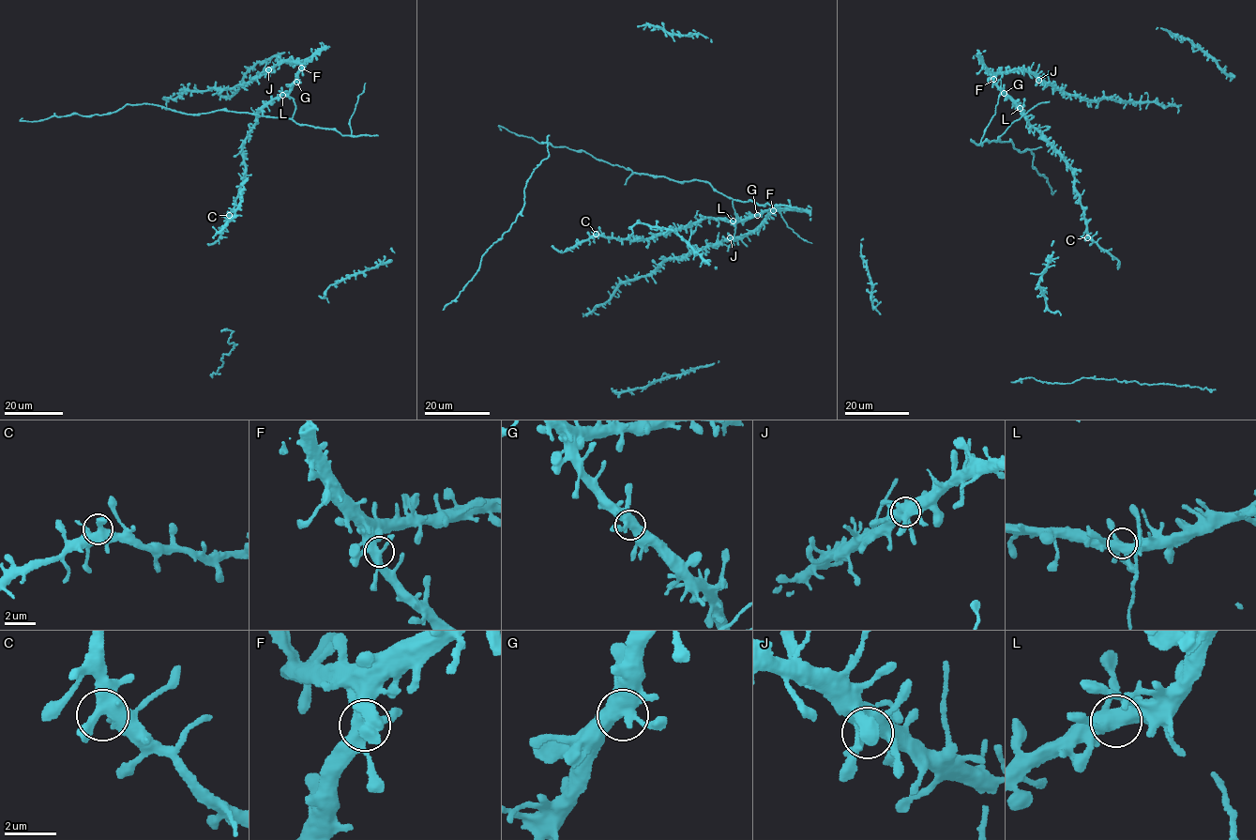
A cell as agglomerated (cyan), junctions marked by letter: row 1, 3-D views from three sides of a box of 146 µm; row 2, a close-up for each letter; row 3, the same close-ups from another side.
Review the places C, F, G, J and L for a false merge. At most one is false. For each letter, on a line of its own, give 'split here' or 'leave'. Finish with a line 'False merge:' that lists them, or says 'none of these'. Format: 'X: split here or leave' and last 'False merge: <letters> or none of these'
C: leave
F: leave
G: leave
J: leave
L: leave
False merge: none of these

